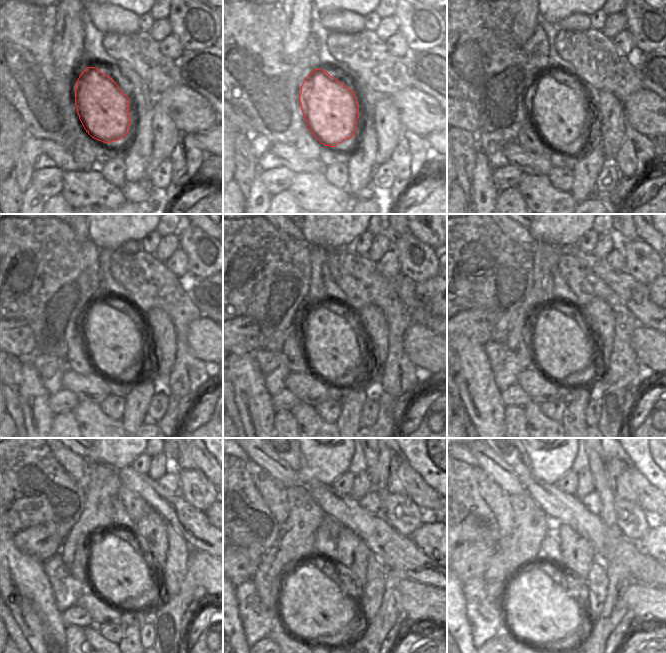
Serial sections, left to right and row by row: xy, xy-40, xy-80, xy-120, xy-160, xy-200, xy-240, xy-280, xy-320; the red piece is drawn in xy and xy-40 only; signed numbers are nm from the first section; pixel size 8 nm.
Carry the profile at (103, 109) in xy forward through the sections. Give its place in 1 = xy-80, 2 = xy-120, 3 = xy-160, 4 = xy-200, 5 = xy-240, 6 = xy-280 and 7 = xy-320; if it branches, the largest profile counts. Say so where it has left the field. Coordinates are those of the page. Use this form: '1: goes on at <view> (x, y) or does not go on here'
1: goes on at xy-80 (557, 109)
2: goes on at xy-120 (114, 339)
3: goes on at xy-160 (336, 342)
4: goes on at xy-200 (561, 348)
5: goes on at xy-240 (116, 572)
6: goes on at xy-280 (320, 600)
7: goes on at xy-320 (538, 609)

